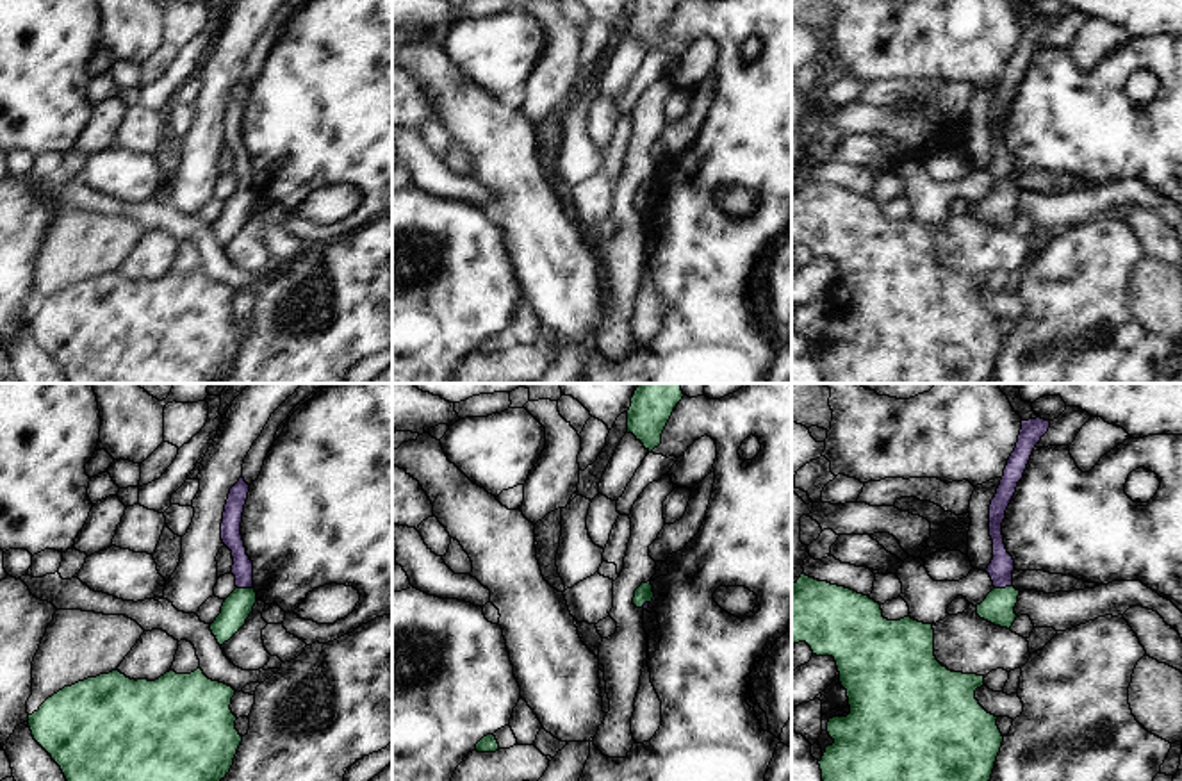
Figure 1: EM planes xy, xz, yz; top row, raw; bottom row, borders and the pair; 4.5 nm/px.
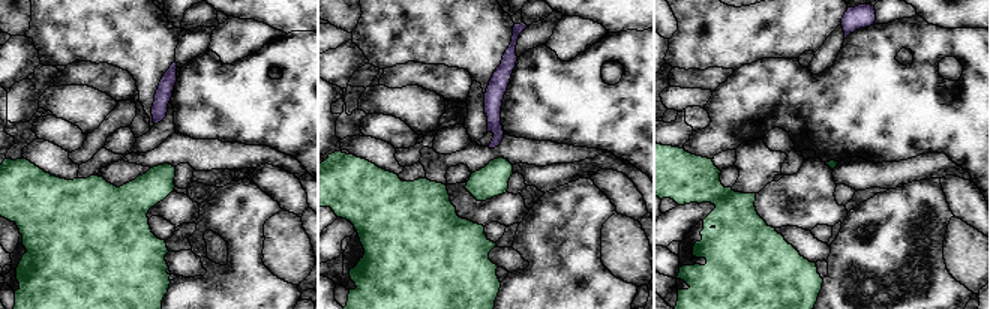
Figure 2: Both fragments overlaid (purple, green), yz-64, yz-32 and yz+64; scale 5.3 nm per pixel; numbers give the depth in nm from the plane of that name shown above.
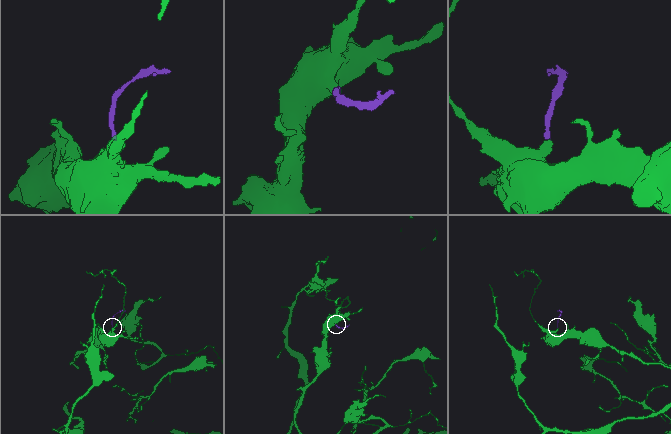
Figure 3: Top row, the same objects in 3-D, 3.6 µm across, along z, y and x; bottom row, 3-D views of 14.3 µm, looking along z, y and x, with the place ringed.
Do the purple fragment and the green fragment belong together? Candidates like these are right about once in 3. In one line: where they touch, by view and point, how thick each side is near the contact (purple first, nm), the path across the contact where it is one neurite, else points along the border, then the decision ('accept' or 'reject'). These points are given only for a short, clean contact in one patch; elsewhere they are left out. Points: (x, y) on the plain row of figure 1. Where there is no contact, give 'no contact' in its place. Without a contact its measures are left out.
meets purple in yz at (1002, 188); 110 nm thick on the purple side, 140 nm on the other; runs through yz (1001, 170), (1002, 188), (999, 207); accept

